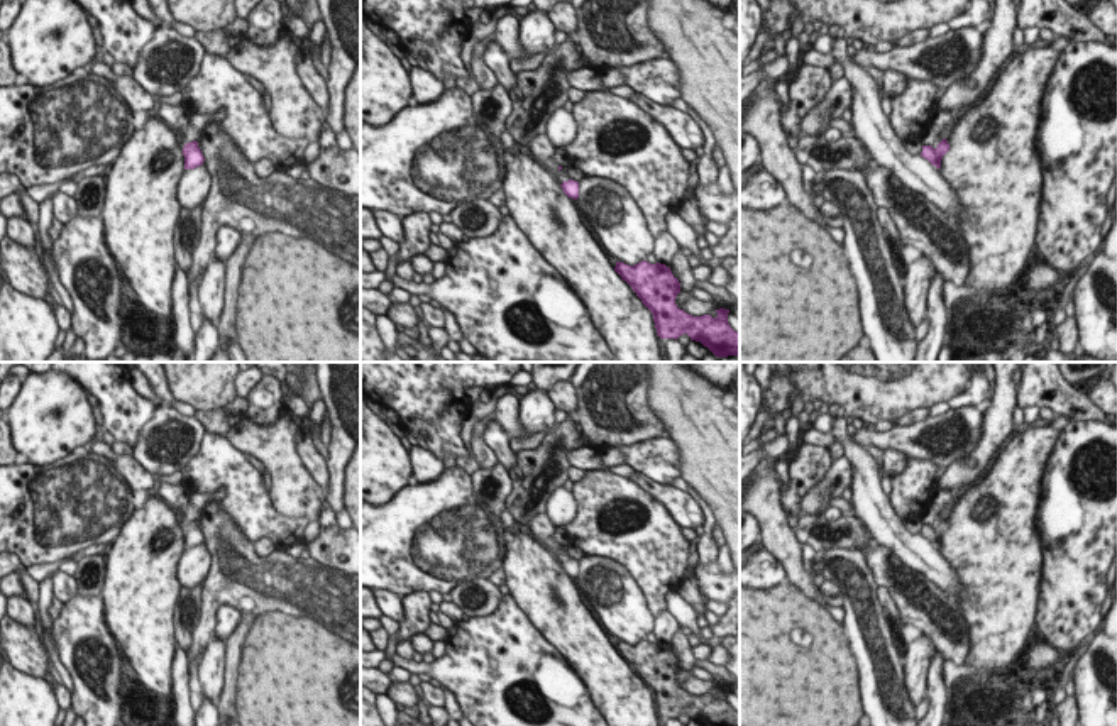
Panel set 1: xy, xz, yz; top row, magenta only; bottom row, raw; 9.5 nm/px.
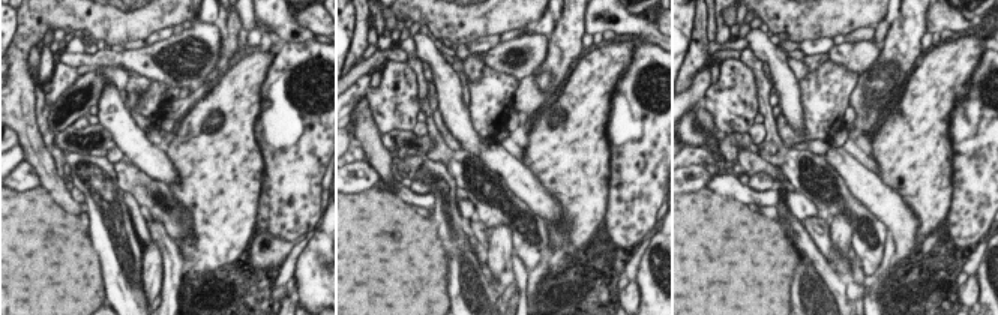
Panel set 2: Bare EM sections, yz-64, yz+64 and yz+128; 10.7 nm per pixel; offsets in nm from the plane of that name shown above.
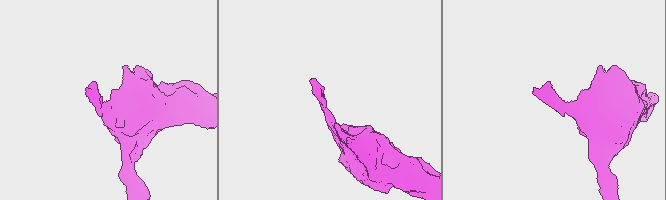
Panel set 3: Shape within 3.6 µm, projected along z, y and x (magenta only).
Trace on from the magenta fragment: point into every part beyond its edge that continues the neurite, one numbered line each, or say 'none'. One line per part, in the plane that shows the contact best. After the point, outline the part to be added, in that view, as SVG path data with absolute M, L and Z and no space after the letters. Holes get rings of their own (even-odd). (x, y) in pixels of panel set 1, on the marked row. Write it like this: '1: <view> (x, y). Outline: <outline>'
none.

